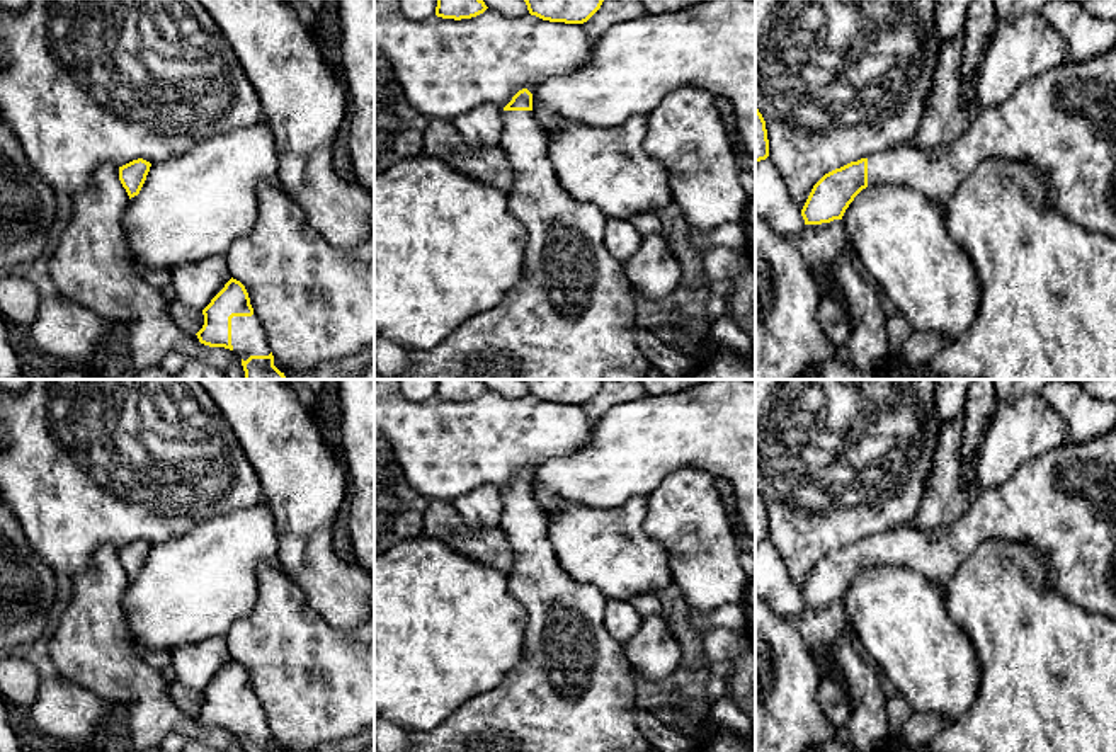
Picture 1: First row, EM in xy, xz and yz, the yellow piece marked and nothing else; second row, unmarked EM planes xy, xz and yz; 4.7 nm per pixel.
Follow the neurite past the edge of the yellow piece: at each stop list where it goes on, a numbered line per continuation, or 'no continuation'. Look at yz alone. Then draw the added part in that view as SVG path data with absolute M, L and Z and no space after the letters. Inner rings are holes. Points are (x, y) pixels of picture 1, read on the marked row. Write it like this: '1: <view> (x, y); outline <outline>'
1: yz (1064, 121); outline M1116 46L1084 63L1062 63L1024 80L997 107L980 109L949 145L920 150L898 145L868 157L868 185L897 184L922 192L941 209L985 158L1033 163L1048 185L1048 202L1063 216L1116 240Z

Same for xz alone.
1: xz (572, 315); outline M532 111L500 112L500 148L507 153L514 174L507 208L527 231L522 276L495 308L461 323L436 349L407 349L407 369L388 379L643 379L650 362L635 344L636 293L624 262L604 243L609 218L597 206L575 201L560 185L548 153L548 134Z

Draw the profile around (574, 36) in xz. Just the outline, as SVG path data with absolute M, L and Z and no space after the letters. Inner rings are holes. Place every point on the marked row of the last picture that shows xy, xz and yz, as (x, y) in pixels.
M490 9L461 20L437 15L412 20L396 10L374 22L374 51L390 61L410 105L429 119L454 121L483 104L493 104L502 111L522 88L527 88L534 97L546 78L567 75L584 66L592 54L594 44L595 41L589 37L582 24L549 22L531 14L507 17Z

